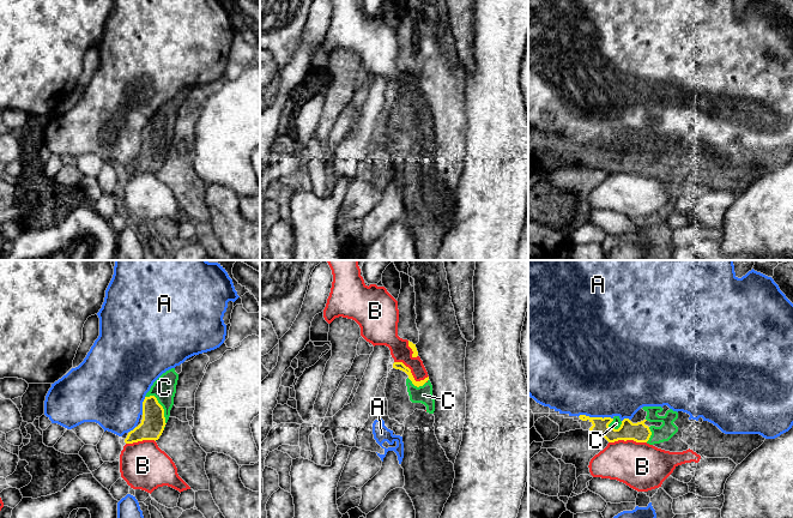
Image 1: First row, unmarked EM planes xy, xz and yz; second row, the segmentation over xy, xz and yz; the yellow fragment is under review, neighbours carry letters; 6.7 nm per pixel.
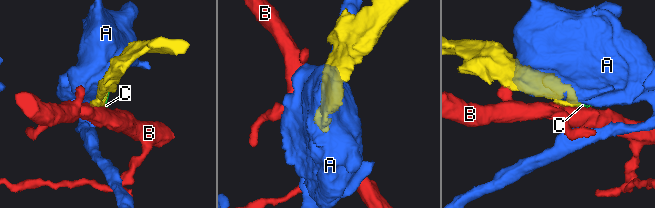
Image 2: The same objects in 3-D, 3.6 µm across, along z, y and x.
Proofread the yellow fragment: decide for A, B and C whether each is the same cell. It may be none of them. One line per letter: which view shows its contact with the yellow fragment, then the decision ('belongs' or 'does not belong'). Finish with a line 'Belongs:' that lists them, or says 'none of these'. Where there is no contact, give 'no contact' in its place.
A: contact in yz; does not belong
B: contact in xz; does not belong
C: contact in xy; belongs
Belongs: C

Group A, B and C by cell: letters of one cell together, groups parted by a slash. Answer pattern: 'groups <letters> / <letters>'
groups A / B / C

